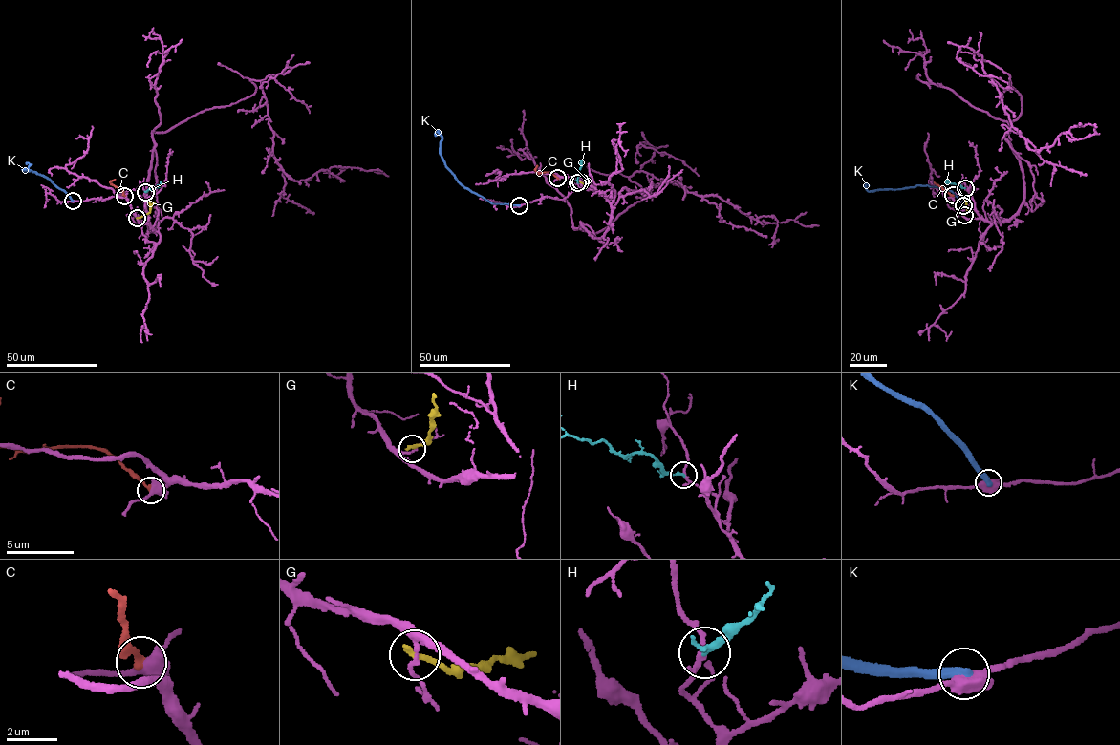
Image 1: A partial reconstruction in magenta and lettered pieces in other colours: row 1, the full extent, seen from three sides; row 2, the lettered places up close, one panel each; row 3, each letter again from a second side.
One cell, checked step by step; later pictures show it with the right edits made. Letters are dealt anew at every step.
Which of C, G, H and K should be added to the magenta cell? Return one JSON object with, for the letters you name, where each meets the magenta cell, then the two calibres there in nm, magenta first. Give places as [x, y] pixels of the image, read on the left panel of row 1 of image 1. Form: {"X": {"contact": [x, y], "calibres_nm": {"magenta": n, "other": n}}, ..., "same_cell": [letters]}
{"same_cell": []}

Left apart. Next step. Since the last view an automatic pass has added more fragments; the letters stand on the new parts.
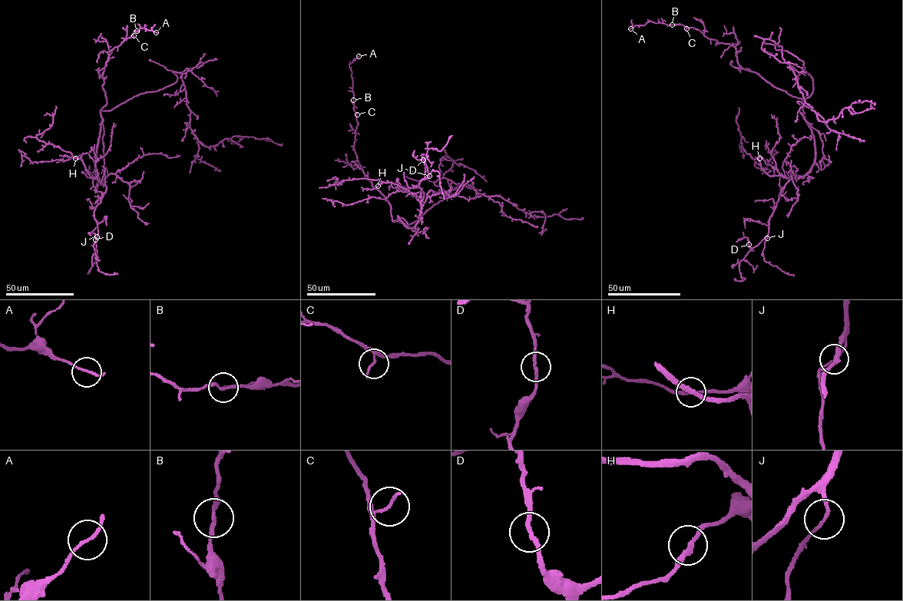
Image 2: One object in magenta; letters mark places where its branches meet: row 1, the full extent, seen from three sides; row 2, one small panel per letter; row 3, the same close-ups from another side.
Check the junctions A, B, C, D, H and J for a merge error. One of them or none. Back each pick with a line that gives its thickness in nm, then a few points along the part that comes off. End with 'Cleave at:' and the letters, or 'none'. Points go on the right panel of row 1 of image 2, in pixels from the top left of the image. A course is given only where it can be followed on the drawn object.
Cleave at: none

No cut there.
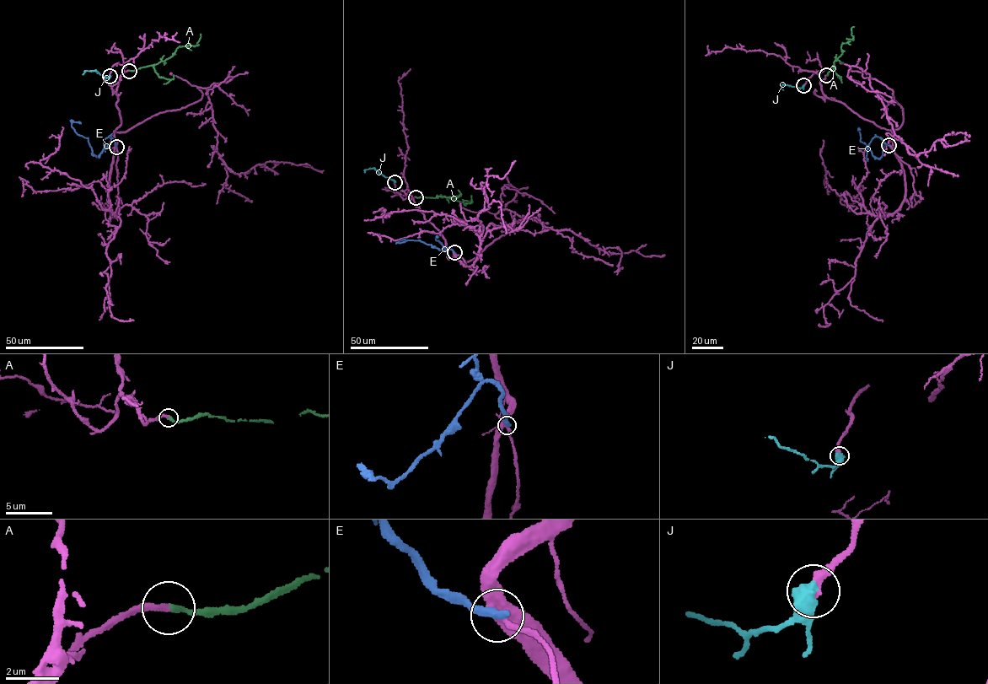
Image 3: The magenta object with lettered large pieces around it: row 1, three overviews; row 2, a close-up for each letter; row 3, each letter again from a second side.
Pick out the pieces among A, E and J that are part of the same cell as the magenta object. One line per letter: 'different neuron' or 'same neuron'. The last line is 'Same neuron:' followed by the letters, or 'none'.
A: same neuron
E: different neuron
J: same neuron
Same neuron: A, J

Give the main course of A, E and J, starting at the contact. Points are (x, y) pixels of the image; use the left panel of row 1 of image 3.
A: (129, 71), (164, 61), (178, 47), (195, 45), (200, 34)
E: (115, 147), (112, 139), (99, 154), (93, 155), (88, 138), (78, 135), (72, 126), (72, 121), (80, 123)
J: (110, 76), (104, 77), (95, 71), (87, 71), (83, 74)

